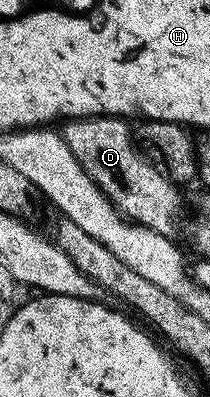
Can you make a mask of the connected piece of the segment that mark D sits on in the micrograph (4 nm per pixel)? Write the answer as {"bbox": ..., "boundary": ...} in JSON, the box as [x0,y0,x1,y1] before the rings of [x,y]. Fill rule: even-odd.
{"bbox":[61,117,183,234],"boundary":[[[77,117],[64,125],[67,126],[62,127],[61,134],[69,151],[73,151],[77,163],[81,163],[100,191],[128,221],[158,233],[174,234],[175,212],[183,205],[180,186],[174,185],[158,164],[150,165],[143,158],[144,150],[137,144],[133,129],[127,126],[130,124],[124,118]]]}

